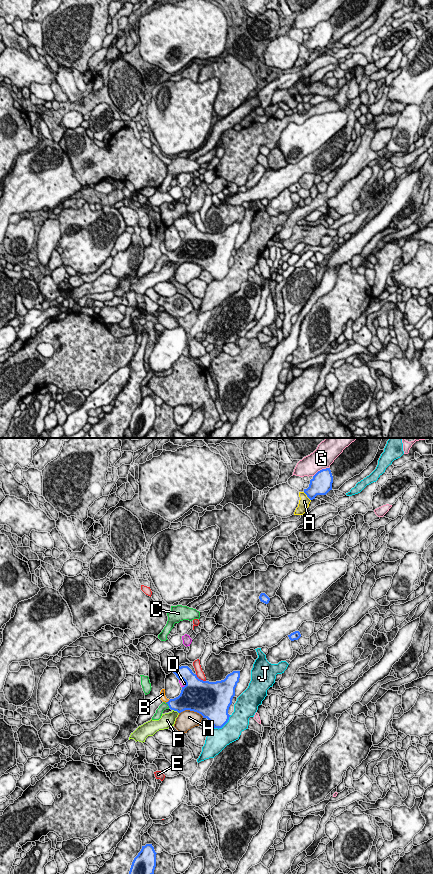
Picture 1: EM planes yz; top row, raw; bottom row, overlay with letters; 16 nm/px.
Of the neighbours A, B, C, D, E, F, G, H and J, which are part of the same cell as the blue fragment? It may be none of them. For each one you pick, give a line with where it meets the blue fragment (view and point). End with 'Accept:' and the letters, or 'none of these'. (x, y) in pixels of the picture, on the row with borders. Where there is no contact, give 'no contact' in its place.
B: contact yz (168, 701)
Accept: B

